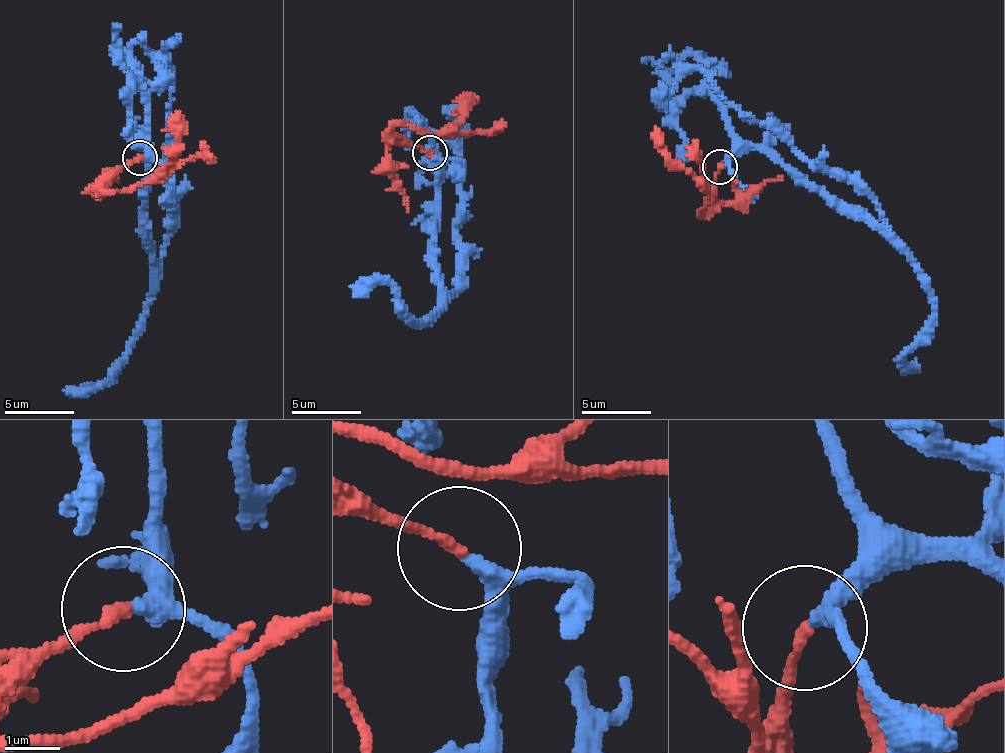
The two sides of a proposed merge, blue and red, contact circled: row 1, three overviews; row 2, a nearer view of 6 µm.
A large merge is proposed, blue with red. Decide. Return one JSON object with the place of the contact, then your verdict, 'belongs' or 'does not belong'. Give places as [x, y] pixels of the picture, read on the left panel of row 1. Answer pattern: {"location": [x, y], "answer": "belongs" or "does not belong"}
{"location": [139, 158], "answer": "belongs"}

